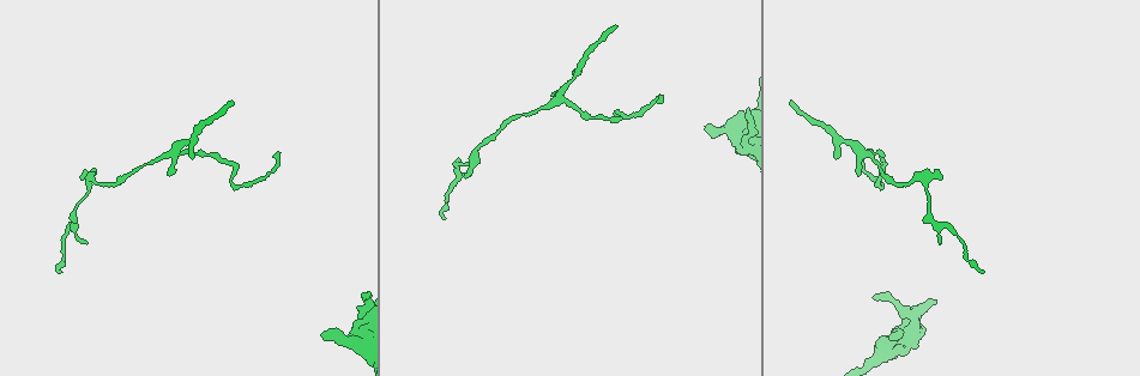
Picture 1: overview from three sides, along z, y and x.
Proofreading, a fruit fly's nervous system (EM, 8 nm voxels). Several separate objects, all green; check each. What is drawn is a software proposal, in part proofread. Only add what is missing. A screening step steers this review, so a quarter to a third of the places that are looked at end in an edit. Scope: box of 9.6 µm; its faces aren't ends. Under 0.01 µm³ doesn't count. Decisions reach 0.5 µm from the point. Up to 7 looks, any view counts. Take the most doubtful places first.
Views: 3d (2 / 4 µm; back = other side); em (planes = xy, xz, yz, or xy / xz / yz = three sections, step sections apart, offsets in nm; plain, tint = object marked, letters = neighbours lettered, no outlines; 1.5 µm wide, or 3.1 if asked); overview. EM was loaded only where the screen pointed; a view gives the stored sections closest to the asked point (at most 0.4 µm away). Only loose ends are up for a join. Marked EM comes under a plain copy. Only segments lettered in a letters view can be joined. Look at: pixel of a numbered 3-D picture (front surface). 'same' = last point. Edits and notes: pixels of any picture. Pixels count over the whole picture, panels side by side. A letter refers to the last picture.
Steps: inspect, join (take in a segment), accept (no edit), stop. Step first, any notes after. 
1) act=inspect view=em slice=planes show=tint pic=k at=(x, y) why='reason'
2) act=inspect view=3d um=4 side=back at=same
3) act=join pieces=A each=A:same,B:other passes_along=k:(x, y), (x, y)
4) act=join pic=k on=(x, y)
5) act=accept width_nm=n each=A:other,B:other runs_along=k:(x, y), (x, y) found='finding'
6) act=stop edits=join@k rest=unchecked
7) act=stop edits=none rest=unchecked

act=inspect view=em slice=planes show=letters pic=1 at=(913, 346) why='an open end'

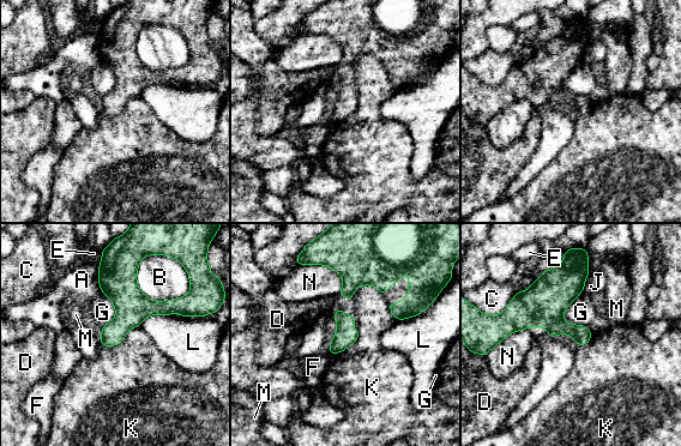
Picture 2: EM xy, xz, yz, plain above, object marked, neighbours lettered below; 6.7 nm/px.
act=accept each=A:other,B:other,C:other,D:other,E:other,F:other,G:other,J:other,K:other,L:other,M:other,N:other border=2:(139, 325), (119, 343), (102, 345) found='no lettered segment goes on from it'

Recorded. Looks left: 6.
act=inspect view=3d um=4 pic=1 at=(981, 273) why='branch stops here'

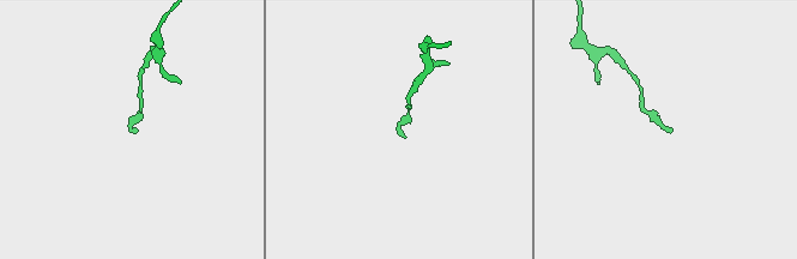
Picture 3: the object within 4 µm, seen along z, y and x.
act=inspect view=em slice=planes show=letters pic=3 at=(135, 131) why='need the tissue'

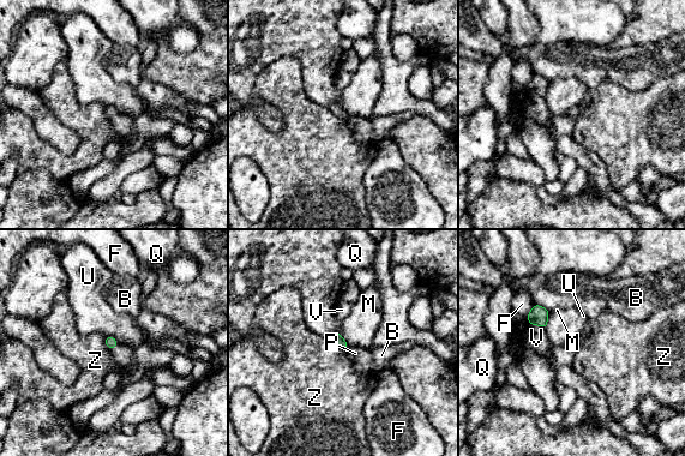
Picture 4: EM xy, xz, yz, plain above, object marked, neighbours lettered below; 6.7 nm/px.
act=accept width_nm=70 longest_contact=Z:160nm each=B:other,F:other,M:other,P:other,Q:other,U:other,V:other,Z:other found='none of them fits'

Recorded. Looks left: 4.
act=inspect view=em slice=planes show=letters pic=1 at=(791, 102) why='free end'

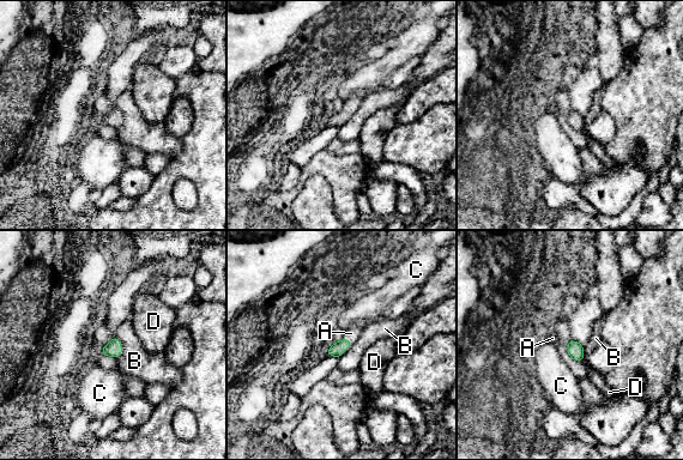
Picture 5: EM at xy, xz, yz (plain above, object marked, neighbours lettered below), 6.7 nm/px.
act=join pieces=A each=A:same,B:other,C:other,D:other passes_along=5:(338, 349), (346, 339), (351, 333) found='it goes on there'

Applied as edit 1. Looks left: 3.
act=stop edits=join@5 rest=unchecked

